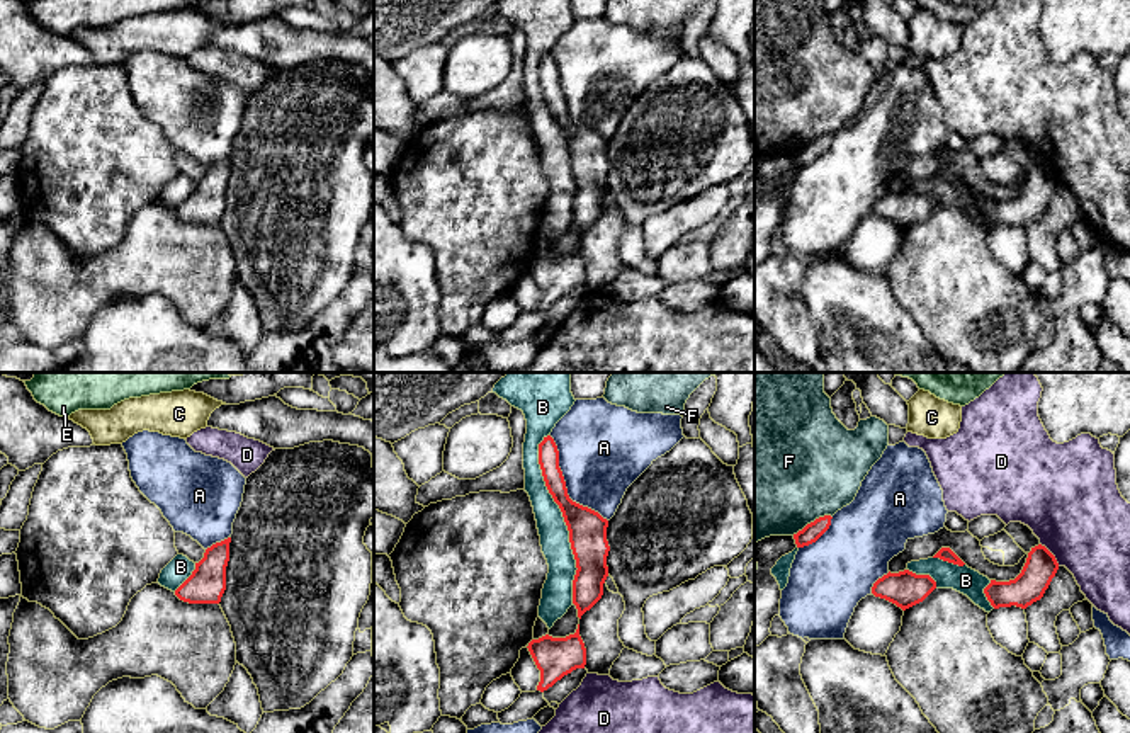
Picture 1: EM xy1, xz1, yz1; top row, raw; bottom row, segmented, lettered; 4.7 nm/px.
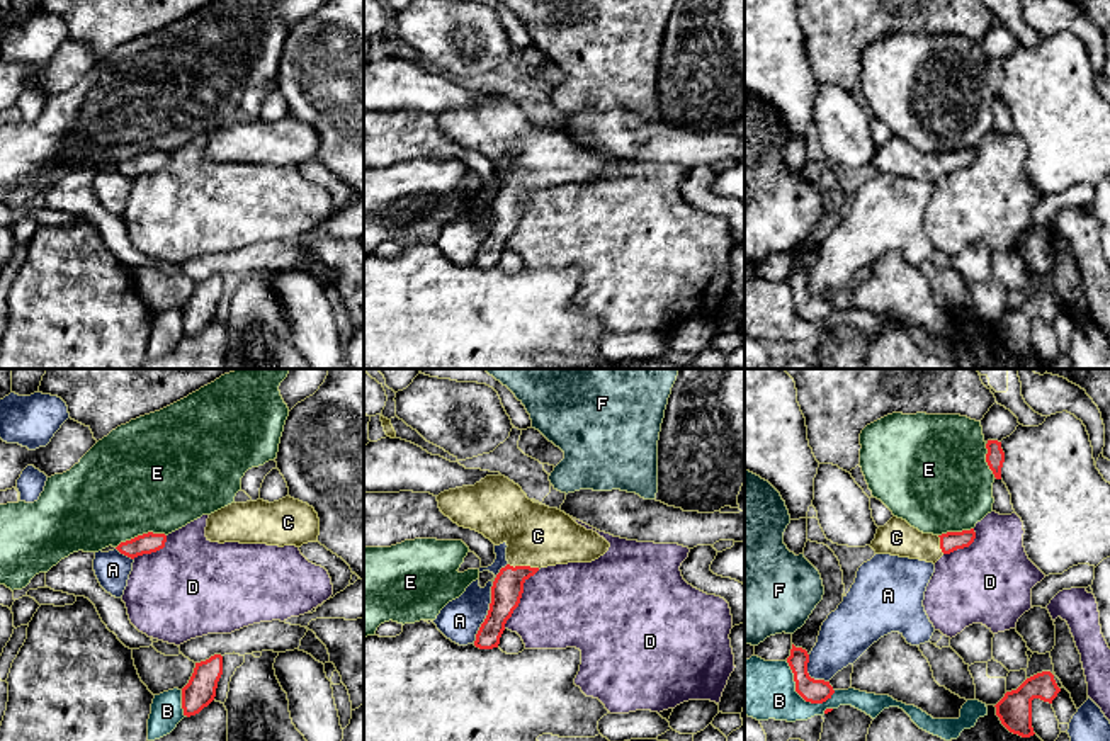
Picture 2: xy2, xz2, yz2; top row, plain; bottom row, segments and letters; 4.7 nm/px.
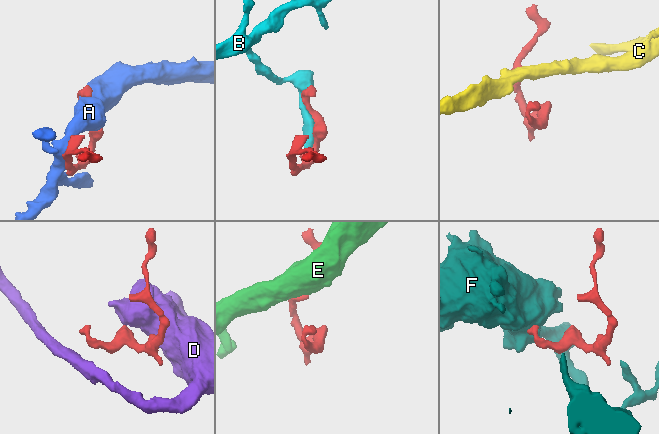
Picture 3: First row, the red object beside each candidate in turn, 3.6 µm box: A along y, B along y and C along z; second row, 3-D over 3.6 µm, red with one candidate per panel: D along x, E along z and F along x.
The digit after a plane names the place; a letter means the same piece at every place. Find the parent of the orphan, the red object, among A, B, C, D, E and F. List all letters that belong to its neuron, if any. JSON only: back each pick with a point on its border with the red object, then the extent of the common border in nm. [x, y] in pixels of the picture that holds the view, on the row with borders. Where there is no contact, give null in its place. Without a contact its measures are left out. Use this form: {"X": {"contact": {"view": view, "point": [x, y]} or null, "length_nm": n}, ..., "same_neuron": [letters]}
{"C": {"contact": {"view": "xz2", "point": [524, 566]}, "length_nm": 150}, "same_neuron": ["C"]}

